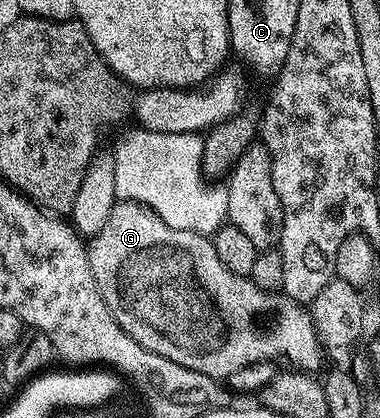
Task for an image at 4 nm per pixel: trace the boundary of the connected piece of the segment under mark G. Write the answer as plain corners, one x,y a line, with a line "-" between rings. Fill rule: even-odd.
117,201
110,211
110,216
107,217
106,224
99,229
97,235
92,236
87,250
89,253
91,273
95,277
97,288
103,297
103,301
111,309
111,313
115,317
117,324
119,324
144,351
159,353
163,357
167,357
171,361
175,361
187,369
195,369
199,373
203,373
218,381
228,380
229,376
237,371
245,370
245,368
249,367
252,363
272,360
274,358
272,355
282,355
283,358
290,359
290,361
293,362
290,364
297,369
312,368
312,363
317,363
321,359
320,353
322,354
322,352
318,350
319,344
317,341
317,334
313,332
313,319
309,316
308,310
306,310
302,304
296,303
294,299
289,298
289,296
284,293
270,293
264,291
262,287
255,285
253,280
247,275
231,273
231,269
227,269
227,265
223,265
223,261
219,261
219,253
215,253
215,245
210,236
191,233
183,229
171,229
171,225
167,225
167,221
163,221
163,217
159,217
152,208
145,206
144,203
136,201

